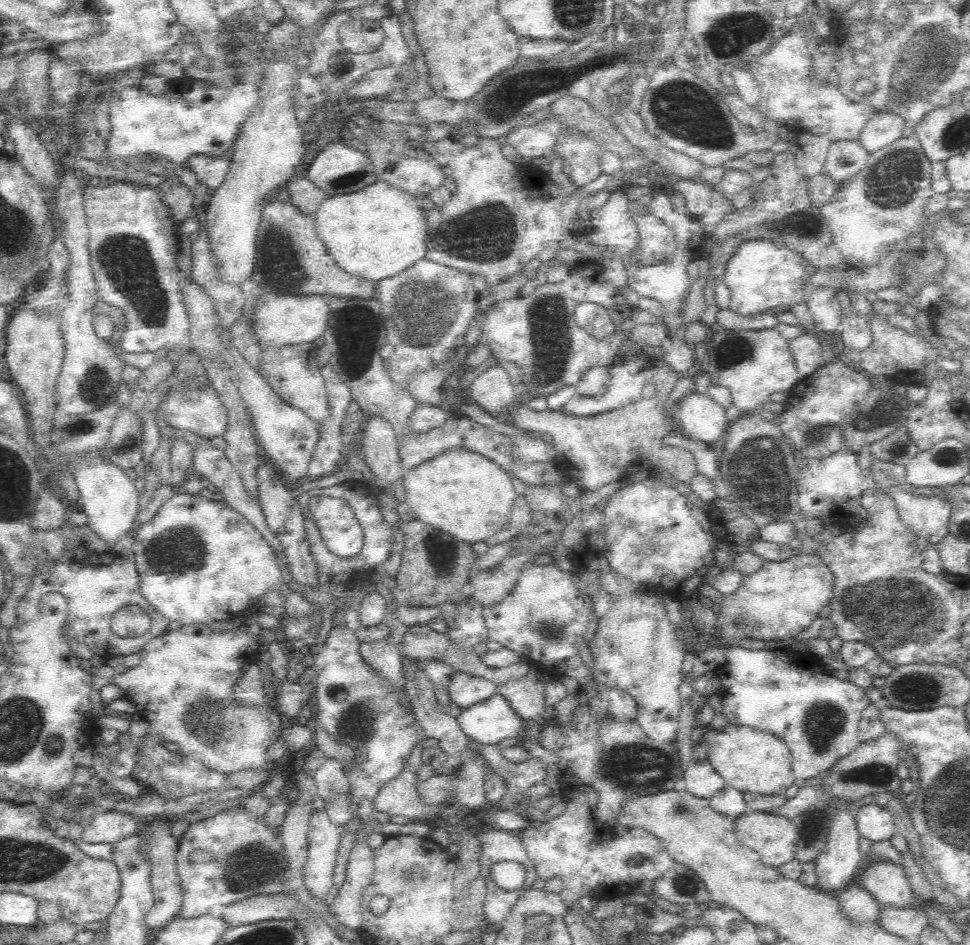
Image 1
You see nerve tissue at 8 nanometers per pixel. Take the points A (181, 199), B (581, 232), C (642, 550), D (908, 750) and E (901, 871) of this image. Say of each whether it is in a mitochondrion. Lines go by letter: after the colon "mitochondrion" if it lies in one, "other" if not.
A: other
B: other
C: mitochondrion
D: other
E: other

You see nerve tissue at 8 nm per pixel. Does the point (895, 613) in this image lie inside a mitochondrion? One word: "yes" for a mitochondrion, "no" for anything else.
yes

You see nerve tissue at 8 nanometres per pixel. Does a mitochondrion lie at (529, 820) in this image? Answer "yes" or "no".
no

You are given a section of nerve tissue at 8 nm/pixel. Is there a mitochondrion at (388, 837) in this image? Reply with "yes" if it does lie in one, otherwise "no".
no

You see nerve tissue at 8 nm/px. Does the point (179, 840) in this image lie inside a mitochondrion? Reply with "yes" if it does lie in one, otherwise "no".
no

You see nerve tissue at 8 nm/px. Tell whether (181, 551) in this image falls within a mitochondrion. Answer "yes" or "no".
yes

